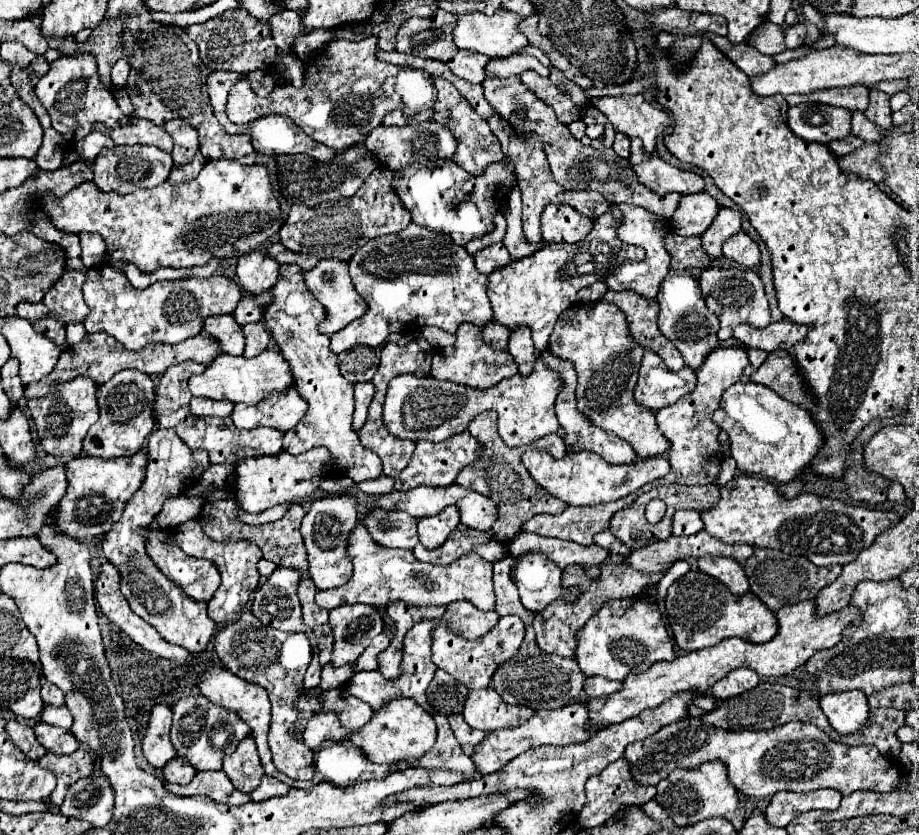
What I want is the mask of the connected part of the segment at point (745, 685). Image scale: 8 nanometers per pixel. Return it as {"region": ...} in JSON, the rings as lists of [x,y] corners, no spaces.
{"region":[[[735,669],[731,671],[725,679],[721,679],[719,683],[713,685],[713,695],[717,699],[729,699],[729,697],[737,697],[753,687],[757,687],[759,683],[759,675],[753,669]]]}

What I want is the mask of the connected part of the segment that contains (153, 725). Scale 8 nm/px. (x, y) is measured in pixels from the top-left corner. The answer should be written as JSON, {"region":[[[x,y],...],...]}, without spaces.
{"region":[[[159,703],[151,709],[149,723],[143,735],[143,757],[153,767],[163,767],[169,759],[175,757],[175,749],[169,741],[169,727],[171,727],[171,707],[167,703]]]}

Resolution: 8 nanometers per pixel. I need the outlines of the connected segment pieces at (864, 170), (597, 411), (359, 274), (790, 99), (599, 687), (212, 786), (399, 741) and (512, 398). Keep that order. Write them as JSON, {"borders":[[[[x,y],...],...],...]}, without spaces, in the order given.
{"borders":[[[[863,145],[861,149],[857,149],[845,157],[839,157],[839,163],[845,173],[855,173],[861,179],[871,179],[871,181],[879,183],[879,181],[883,181],[885,173],[877,165],[877,157],[879,157],[877,145],[871,145],[871,147]]],[[[591,301],[571,305],[561,313],[551,333],[549,349],[557,357],[573,361],[579,377],[577,409],[593,425],[625,439],[641,459],[649,459],[669,451],[671,443],[667,443],[667,439],[659,431],[655,413],[647,407],[641,407],[633,397],[645,349],[633,341],[629,333],[629,321],[615,303]]],[[[407,225],[399,233],[379,235],[357,251],[349,261],[353,285],[369,305],[361,319],[331,335],[331,351],[341,353],[353,345],[379,347],[389,333],[401,333],[409,325],[435,325],[455,333],[465,321],[481,327],[491,321],[491,301],[487,297],[487,275],[475,269],[465,247],[453,243],[449,235],[429,231],[421,225]]],[[[849,85],[849,87],[831,87],[821,89],[805,95],[787,95],[785,101],[789,105],[799,105],[805,101],[821,101],[833,107],[845,107],[851,111],[866,111],[868,107],[867,88],[863,85]]],[[[587,677],[585,695],[587,695],[587,699],[601,699],[601,697],[609,697],[609,695],[621,691],[621,687],[623,687],[621,681],[609,681],[609,679],[601,679],[601,677]]],[[[199,771],[189,785],[171,785],[167,789],[175,795],[207,795],[217,803],[245,805],[251,801],[249,793],[237,791],[225,771]]],[[[393,699],[393,703],[387,703],[381,711],[377,711],[371,721],[357,733],[349,735],[349,739],[353,741],[353,745],[357,749],[361,749],[365,753],[365,757],[371,763],[399,763],[399,761],[407,761],[407,763],[415,763],[419,757],[423,757],[437,739],[437,727],[433,717],[423,711],[417,703],[413,703],[413,699]]],[[[539,359],[529,377],[517,373],[515,377],[503,379],[499,385],[489,389],[463,387],[453,381],[439,381],[435,377],[413,377],[399,375],[389,383],[387,397],[383,403],[383,423],[393,437],[409,441],[445,441],[469,427],[469,423],[487,409],[499,409],[499,423],[505,427],[505,443],[513,447],[529,445],[559,429],[555,415],[555,397],[561,391],[561,379],[549,371]]]]}

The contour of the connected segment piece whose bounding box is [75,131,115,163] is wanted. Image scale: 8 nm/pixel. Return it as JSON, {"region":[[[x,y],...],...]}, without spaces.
{"region":[[[93,131],[85,139],[81,139],[81,141],[75,143],[75,153],[79,155],[79,161],[91,163],[103,147],[113,147],[113,145],[115,143],[107,135],[99,133],[99,131]]]}

